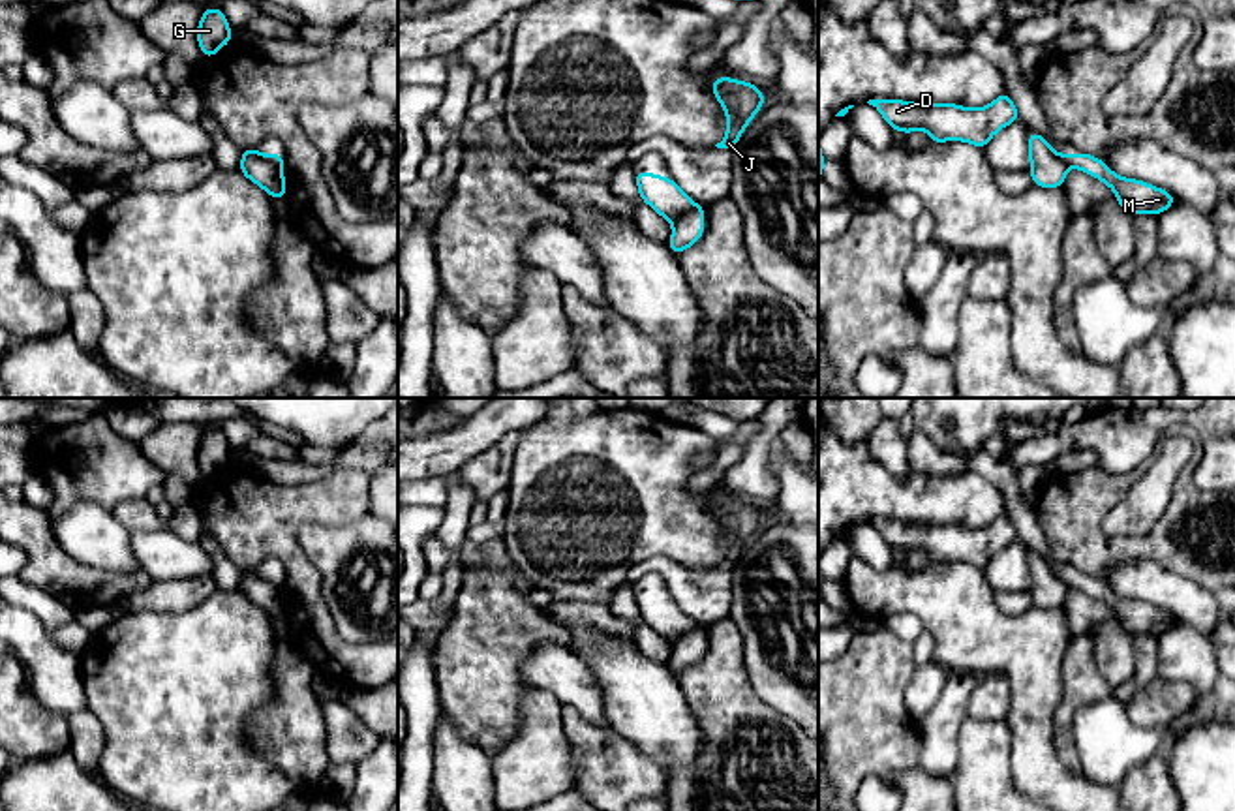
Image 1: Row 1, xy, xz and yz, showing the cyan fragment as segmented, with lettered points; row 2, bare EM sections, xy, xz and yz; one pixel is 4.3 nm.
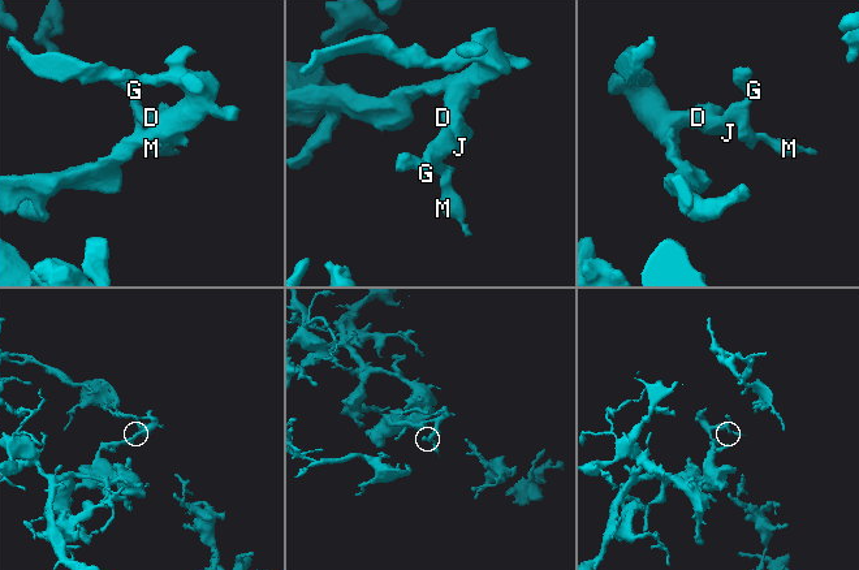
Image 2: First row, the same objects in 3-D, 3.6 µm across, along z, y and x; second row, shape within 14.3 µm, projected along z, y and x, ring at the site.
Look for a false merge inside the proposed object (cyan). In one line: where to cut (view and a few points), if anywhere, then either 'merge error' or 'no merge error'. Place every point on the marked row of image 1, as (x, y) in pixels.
cut in xy along (259, 154), (280, 169); merge error

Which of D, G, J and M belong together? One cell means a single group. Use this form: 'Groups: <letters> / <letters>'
Groups: D G J / M

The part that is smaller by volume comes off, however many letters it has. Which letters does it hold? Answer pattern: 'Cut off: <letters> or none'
Cut off: M

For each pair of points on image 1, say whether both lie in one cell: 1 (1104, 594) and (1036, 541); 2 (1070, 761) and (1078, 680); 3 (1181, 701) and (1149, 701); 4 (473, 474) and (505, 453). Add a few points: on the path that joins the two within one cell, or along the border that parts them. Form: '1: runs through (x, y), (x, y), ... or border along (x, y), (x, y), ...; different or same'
1: runs through (1087, 584), (1070, 577), (1050, 558); same
2: runs through (1065, 740), (1065, 714), (1072, 701); same
3: runs through (1174, 701), (1157, 701); same
4: runs through (481, 474), (498, 460); same

